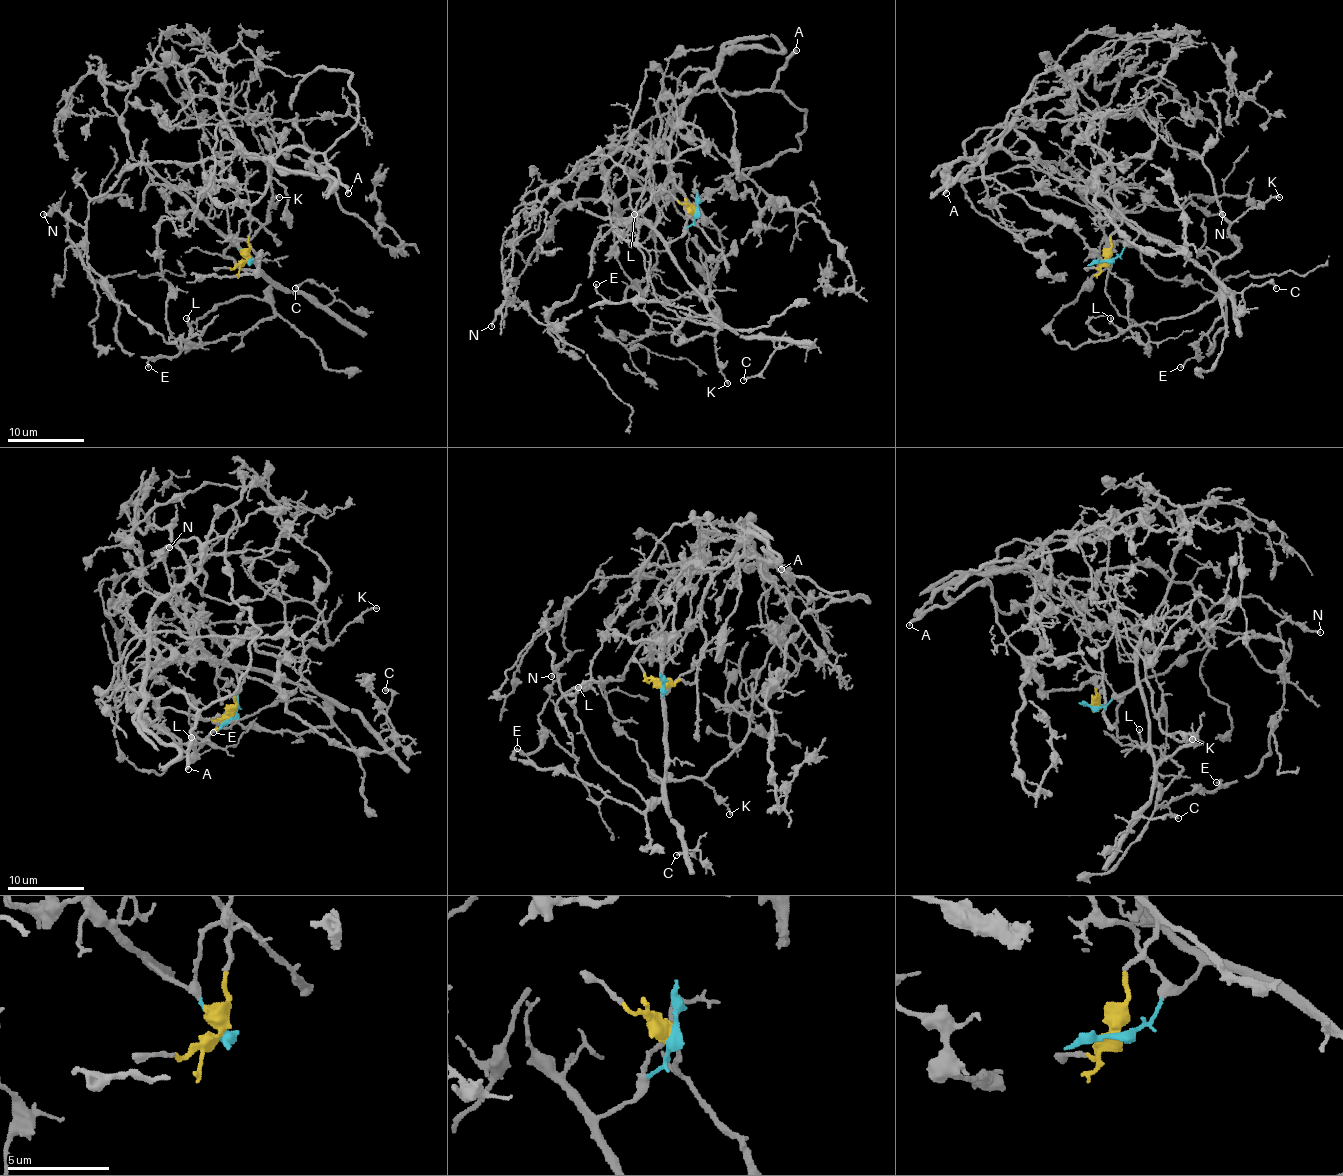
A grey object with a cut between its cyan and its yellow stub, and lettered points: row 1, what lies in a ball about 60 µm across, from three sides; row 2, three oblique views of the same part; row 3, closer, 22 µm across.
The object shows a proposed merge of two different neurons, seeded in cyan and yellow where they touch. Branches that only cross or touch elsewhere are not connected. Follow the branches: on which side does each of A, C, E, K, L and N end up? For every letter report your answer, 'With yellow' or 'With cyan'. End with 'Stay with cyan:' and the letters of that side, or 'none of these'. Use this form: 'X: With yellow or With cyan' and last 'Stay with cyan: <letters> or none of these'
A: With yellow
C: With cyan
E: With cyan
K: With cyan
L: With cyan
N: With yellow
Stay with cyan: C, E, K, L

